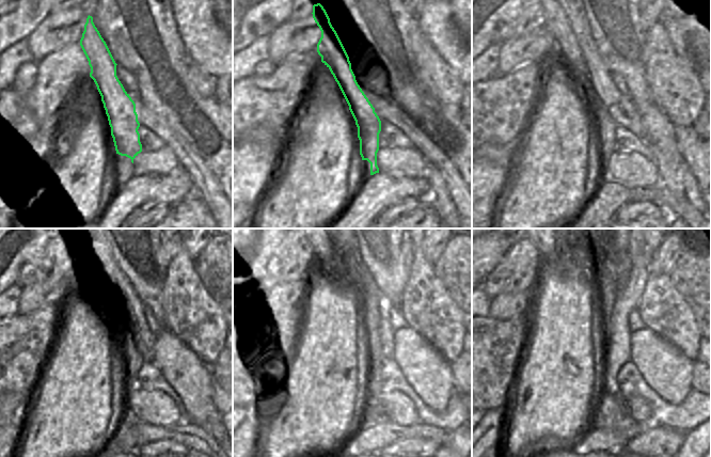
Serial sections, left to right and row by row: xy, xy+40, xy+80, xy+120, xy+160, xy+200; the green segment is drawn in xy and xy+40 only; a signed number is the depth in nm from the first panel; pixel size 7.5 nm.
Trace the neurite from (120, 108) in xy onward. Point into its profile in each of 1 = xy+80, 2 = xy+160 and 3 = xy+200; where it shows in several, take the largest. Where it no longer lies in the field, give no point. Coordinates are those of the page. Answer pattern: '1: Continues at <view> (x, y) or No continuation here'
1: Continues at xy+80 (556, 20)
2: Continues at xy+160 (324, 250)
3: Continues at xy+200 (547, 250).

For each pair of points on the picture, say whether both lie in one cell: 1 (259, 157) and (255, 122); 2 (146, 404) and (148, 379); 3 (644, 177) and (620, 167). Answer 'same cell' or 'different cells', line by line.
1: different cells
2: different cells
3: same cell

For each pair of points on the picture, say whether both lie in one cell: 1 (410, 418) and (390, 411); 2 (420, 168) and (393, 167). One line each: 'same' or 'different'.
1: same
2: same

